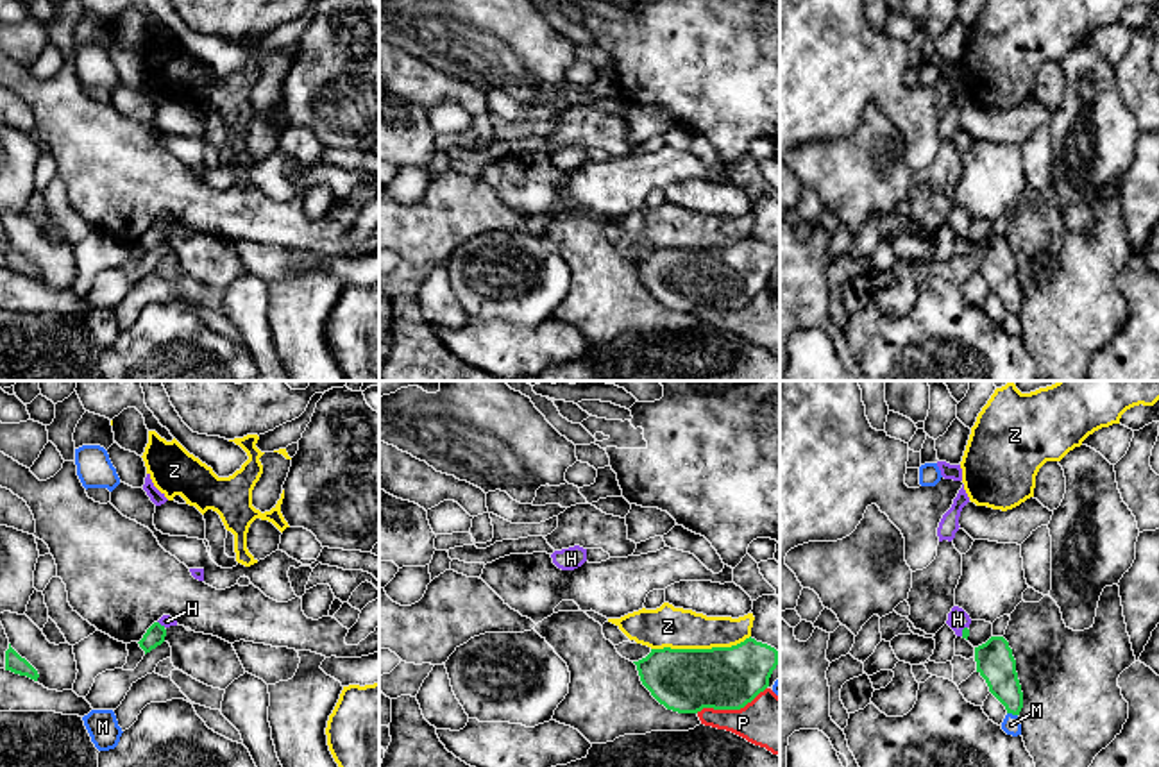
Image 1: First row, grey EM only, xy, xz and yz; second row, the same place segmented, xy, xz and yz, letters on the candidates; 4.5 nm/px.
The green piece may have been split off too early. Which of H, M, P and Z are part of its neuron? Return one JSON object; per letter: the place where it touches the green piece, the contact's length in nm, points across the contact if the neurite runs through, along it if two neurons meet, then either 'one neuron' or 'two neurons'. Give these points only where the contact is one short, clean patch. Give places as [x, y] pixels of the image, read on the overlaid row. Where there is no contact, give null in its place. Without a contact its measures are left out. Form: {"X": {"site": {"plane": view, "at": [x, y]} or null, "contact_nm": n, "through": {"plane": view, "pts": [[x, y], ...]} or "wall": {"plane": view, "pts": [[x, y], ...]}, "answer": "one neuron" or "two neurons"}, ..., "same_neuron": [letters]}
{"H": {"site": {"plane": "yz", "at": [963, 632]}, "contact_nm": 50, "through": {"plane": "yz", "pts": [[964, 632], [963, 632], [957, 619]]}, "answer": "one neuron"}, "M": {"site": {"plane": "yz", "at": [1013, 714]}, "contact_nm": 50, "answer": "two neurons"}, "P": {"site": {"plane": "xz", "at": [730, 708]}, "contact_nm": 340, "answer": "two neurons"}, "Z": {"site": {"plane": "xz", "at": [700, 649]}, "contact_nm": 460, "answer": "two neurons"}, "same_neuron": ["H"]}

